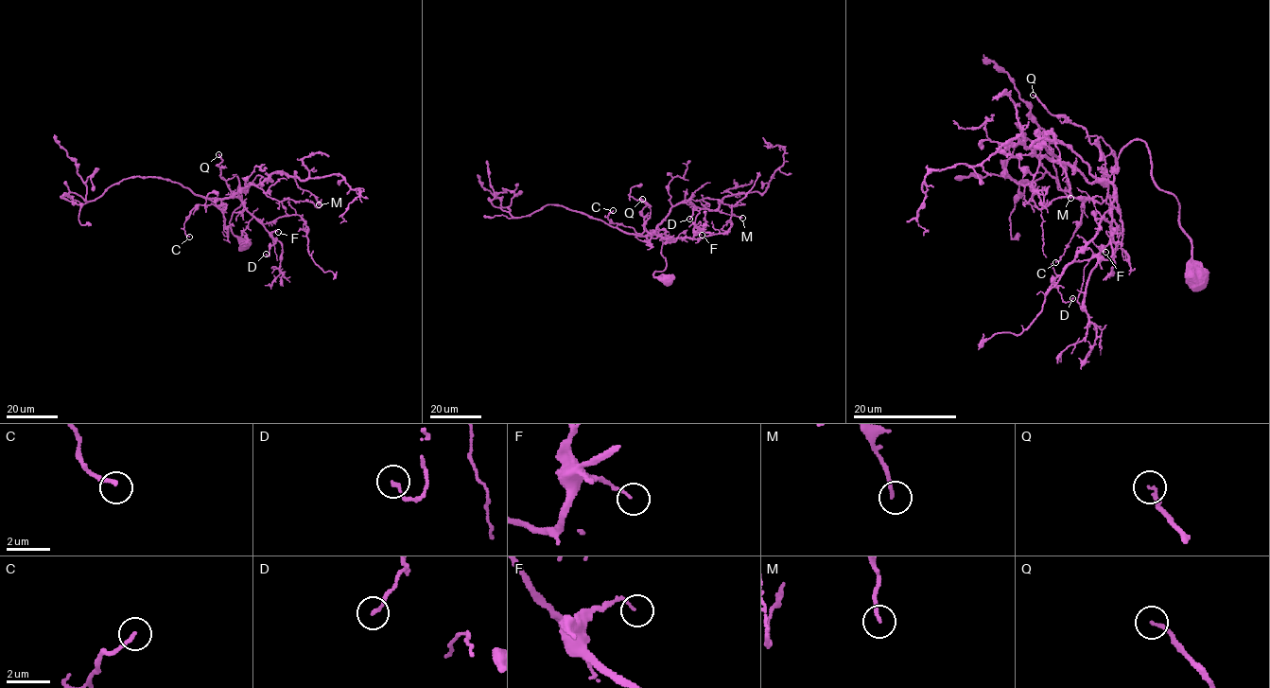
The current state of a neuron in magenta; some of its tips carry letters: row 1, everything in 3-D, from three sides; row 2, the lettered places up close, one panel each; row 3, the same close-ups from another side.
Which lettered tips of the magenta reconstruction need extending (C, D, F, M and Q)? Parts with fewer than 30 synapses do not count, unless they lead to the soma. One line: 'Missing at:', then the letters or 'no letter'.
Missing at: Q

